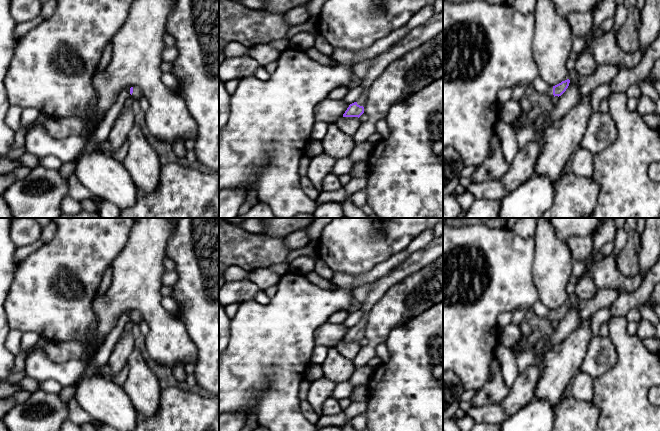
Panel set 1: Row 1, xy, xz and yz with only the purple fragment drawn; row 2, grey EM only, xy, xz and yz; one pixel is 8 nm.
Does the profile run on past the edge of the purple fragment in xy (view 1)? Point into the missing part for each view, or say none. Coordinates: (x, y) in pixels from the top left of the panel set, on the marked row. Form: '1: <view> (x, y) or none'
1: xy (137, 93)

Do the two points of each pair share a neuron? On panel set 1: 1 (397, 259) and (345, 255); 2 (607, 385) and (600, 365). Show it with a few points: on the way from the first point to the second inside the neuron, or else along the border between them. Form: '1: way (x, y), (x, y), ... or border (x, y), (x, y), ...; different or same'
1: border (408, 244), (402, 250), (377, 263), (369, 271); different
2: border (615, 363), (593, 379); different

